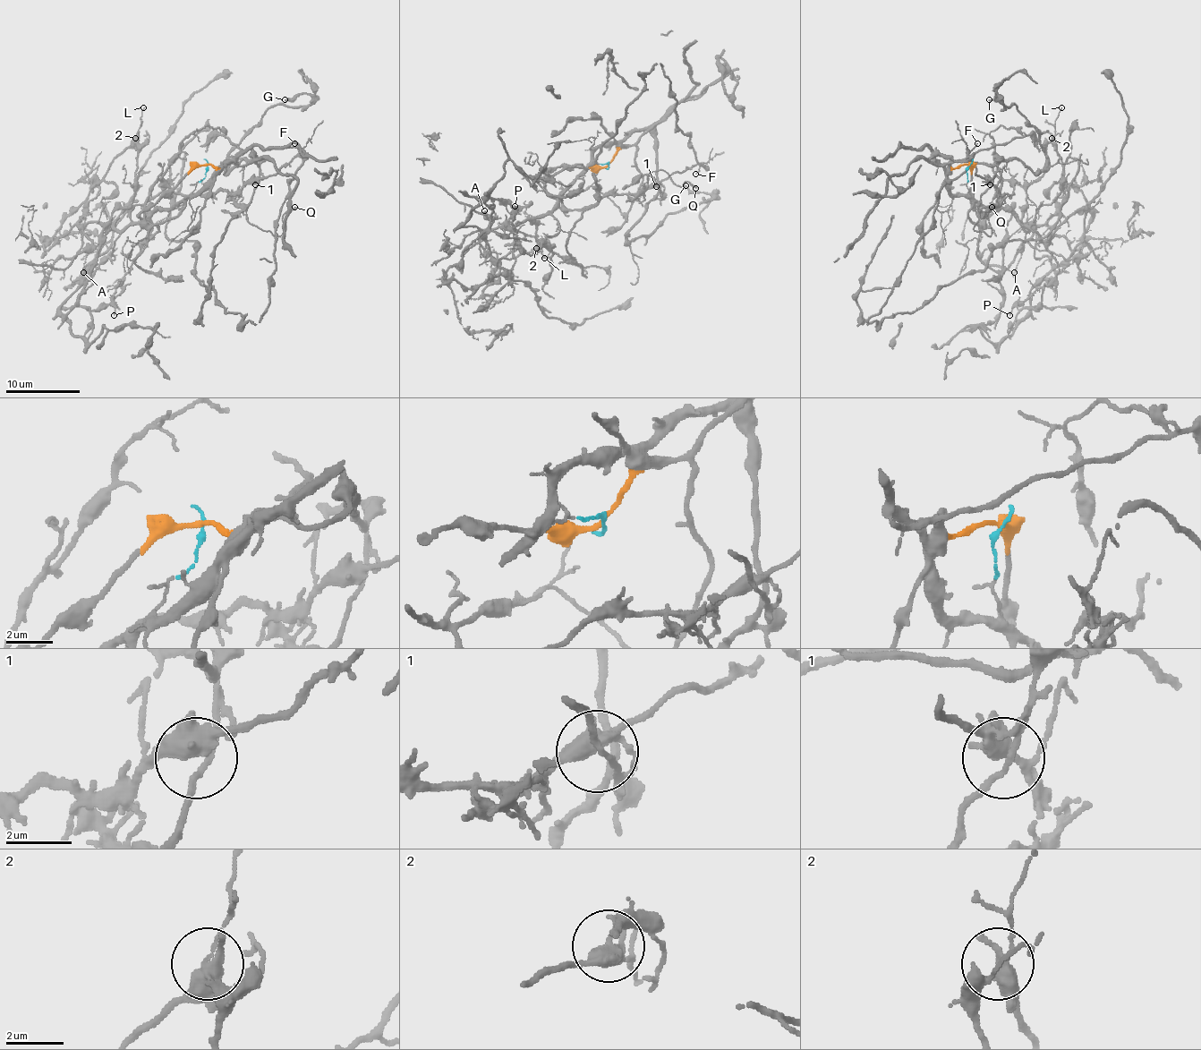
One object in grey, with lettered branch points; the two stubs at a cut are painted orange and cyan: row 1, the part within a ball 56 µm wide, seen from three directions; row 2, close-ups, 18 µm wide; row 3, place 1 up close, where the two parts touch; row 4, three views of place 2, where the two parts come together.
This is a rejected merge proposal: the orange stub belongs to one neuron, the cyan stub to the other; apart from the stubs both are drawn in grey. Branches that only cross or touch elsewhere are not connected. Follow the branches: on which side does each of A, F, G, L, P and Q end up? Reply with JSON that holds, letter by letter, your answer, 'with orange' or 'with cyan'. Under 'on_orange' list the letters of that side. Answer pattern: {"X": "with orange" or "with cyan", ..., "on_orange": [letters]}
{"A": "with cyan", "F": "with cyan", "G": "with orange", "L": "with cyan", "P": "with cyan", "Q": "with cyan", "on_orange": ["G"]}

